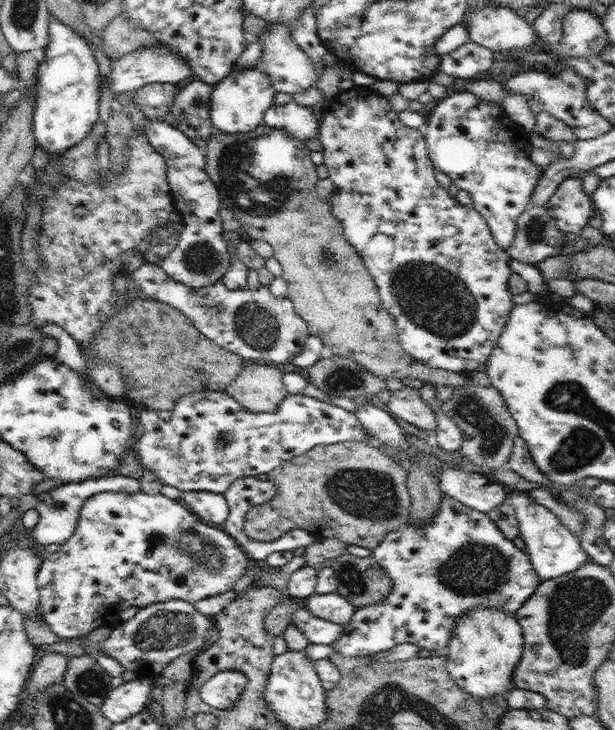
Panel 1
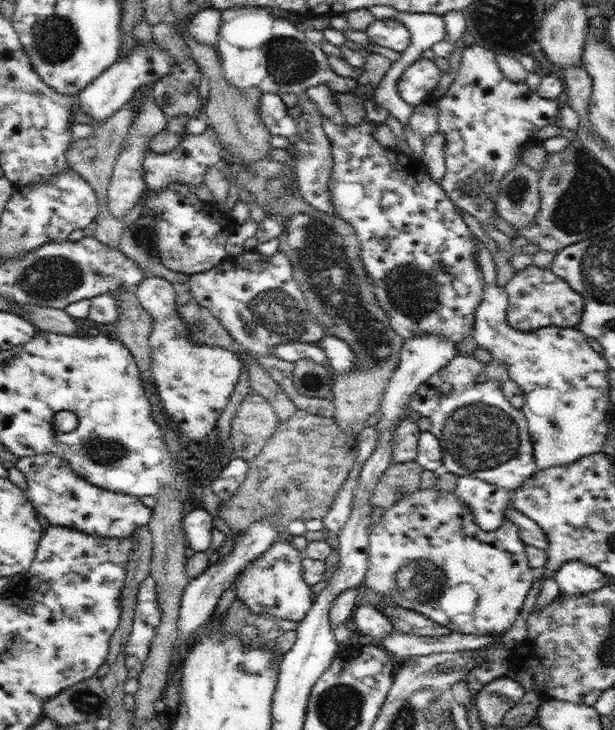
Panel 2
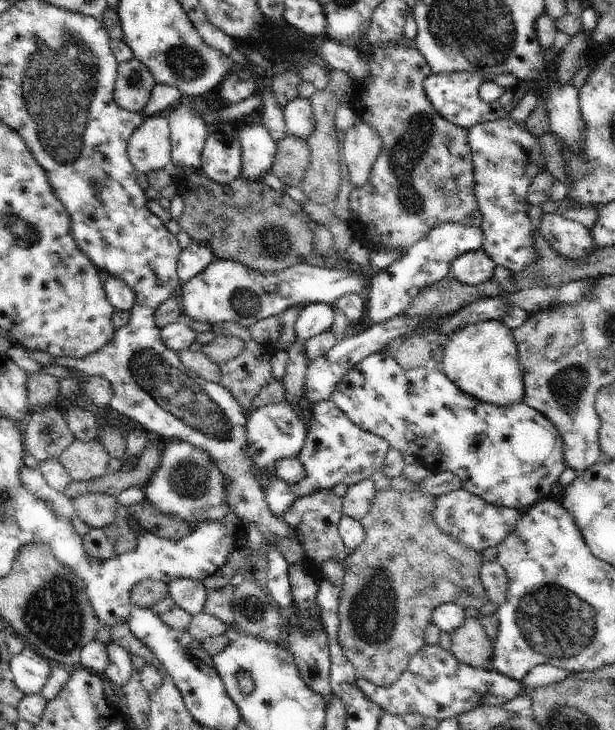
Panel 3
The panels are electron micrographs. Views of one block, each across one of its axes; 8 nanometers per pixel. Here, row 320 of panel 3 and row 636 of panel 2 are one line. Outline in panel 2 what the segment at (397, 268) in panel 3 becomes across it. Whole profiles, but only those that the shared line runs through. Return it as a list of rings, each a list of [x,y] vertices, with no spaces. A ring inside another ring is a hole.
[[[362,604],[354,609],[354,622],[351,625],[360,635],[369,635],[374,640],[381,641],[382,638],[392,636],[392,632],[396,631],[392,621],[384,616],[382,612],[378,612],[373,605]]]

